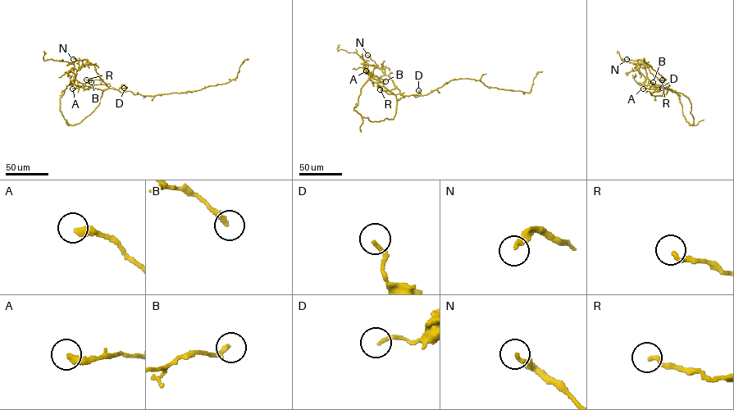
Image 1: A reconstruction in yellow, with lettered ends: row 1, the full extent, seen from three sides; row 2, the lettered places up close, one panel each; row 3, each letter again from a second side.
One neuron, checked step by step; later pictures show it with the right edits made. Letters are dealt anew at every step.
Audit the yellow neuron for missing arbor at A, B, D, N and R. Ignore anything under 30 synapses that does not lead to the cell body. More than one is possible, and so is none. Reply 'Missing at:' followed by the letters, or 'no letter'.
Missing at: no letter

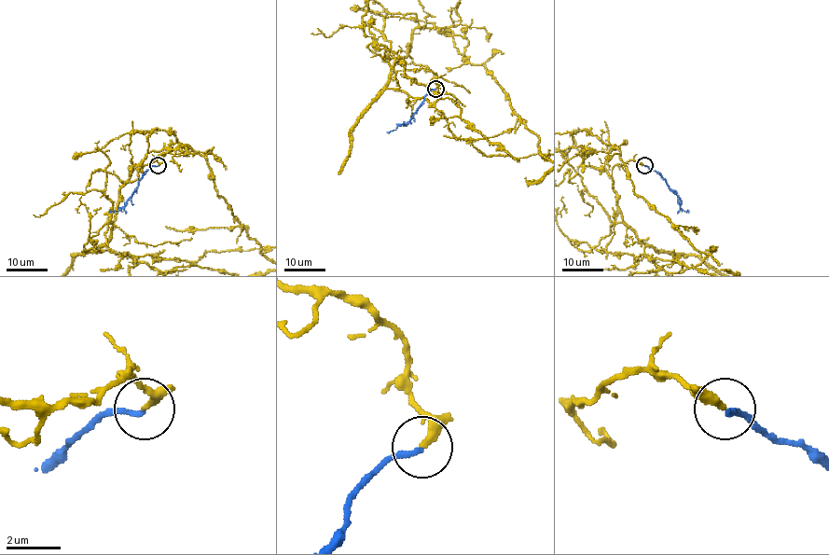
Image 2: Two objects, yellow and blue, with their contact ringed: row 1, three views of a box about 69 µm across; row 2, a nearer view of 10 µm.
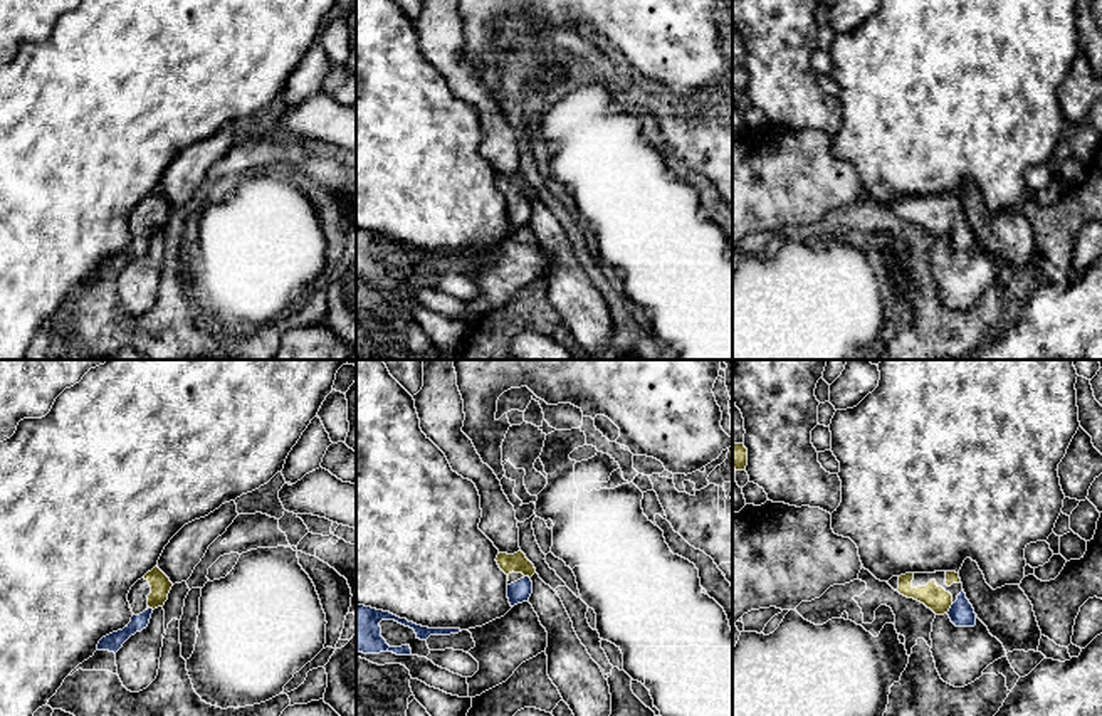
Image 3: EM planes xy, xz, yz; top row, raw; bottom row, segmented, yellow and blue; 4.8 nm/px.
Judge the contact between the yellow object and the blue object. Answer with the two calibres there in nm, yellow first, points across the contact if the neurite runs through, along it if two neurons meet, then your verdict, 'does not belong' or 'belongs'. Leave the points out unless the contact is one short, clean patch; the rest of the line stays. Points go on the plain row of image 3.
120/120 nm | across yz (934, 221), (949, 231), (961, 236) | belongs

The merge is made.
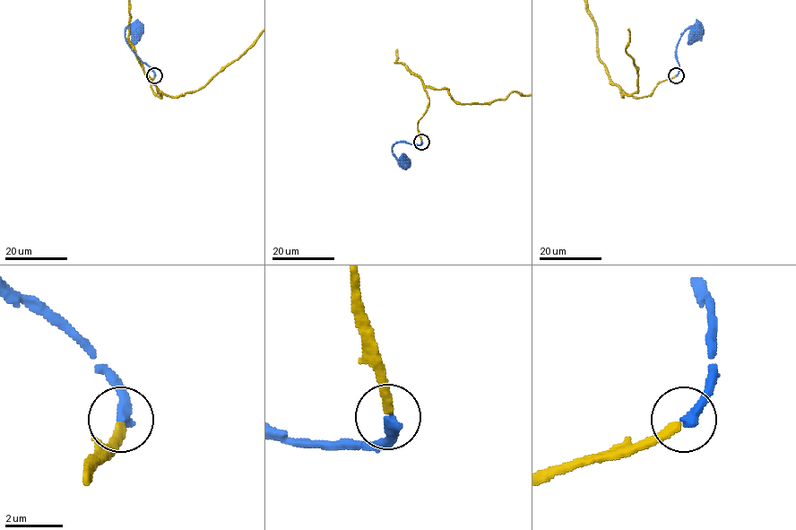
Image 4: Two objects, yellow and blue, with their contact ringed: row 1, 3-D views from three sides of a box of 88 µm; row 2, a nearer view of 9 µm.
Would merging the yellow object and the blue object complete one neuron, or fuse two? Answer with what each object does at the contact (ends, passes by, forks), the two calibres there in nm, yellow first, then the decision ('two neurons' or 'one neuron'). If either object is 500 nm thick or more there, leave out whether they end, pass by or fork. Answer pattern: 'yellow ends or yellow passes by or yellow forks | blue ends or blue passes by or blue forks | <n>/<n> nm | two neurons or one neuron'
yellow ends | blue ends | 280/360 nm | one neuron

